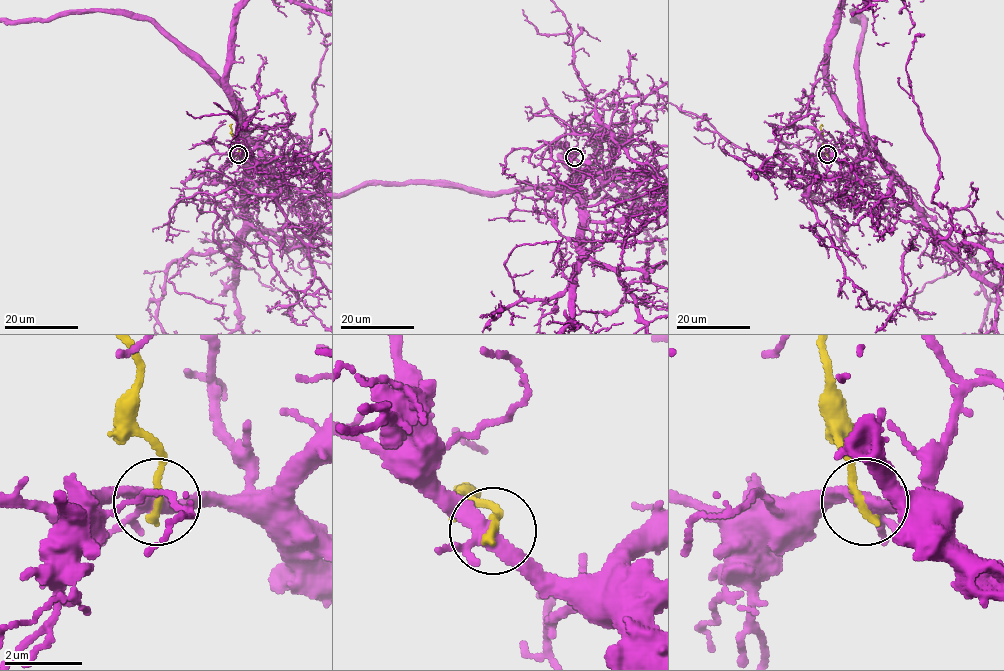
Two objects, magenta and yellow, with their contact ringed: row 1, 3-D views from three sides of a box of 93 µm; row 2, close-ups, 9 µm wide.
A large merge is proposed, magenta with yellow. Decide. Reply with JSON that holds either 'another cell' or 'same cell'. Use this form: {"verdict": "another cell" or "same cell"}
{"verdict": "another cell"}

